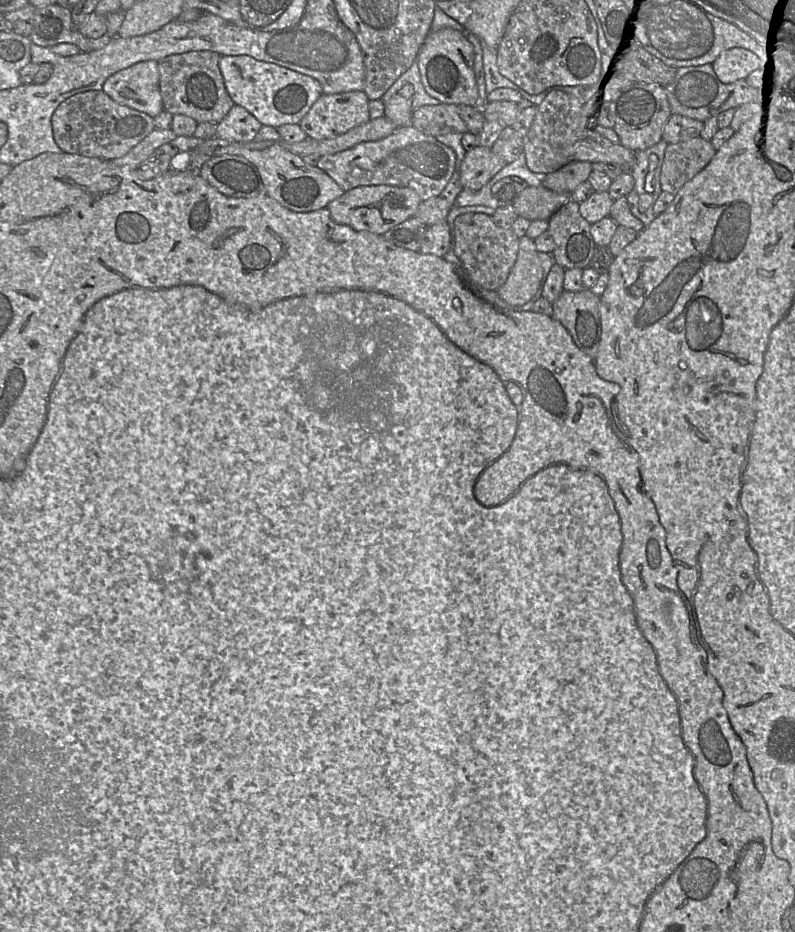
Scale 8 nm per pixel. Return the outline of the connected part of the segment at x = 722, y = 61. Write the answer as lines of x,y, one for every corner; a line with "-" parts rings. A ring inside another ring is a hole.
742,47
725,49
711,64
716,76
725,83
745,79
757,61
756,55

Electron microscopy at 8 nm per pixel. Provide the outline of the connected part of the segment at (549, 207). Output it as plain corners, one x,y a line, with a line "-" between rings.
528,186
512,206
518,216
529,221
549,221
551,216
570,200
570,195
560,195
543,186

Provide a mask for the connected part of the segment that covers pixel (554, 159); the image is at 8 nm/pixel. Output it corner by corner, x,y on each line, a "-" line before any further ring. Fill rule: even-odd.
551,88
537,106
533,122
523,136
523,153
527,167
544,175
568,168
591,168
593,164
611,164
622,169
622,165
632,165
635,154
609,138
596,138
590,128
585,107
576,97
559,88

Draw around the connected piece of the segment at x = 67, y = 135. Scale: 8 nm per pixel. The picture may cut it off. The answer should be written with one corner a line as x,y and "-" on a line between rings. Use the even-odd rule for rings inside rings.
103,90
77,93
64,100
52,115
53,137
63,152
108,161
126,155
154,129
154,118
115,102

